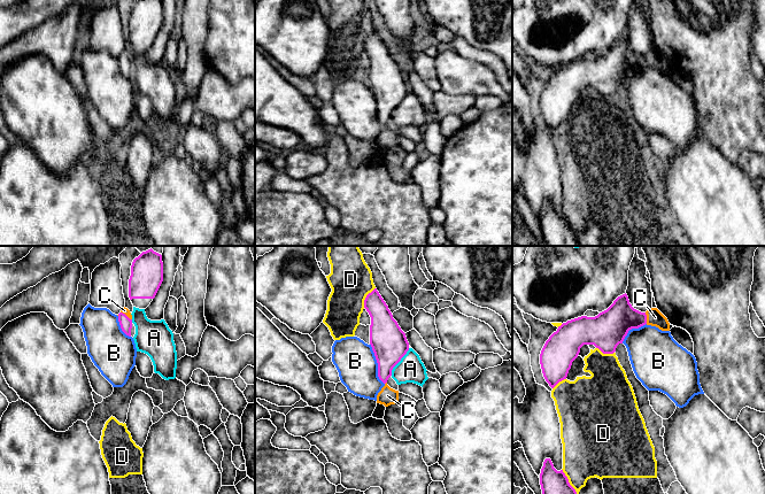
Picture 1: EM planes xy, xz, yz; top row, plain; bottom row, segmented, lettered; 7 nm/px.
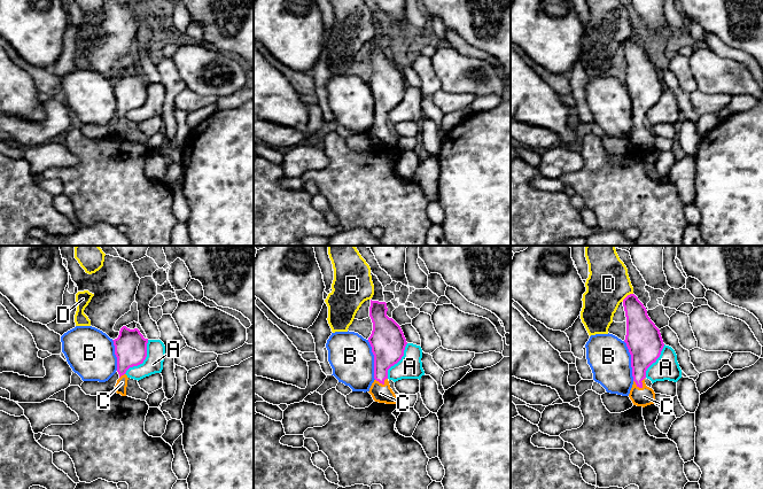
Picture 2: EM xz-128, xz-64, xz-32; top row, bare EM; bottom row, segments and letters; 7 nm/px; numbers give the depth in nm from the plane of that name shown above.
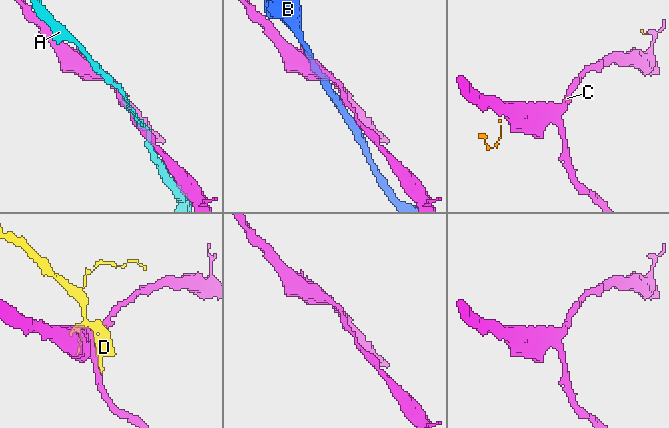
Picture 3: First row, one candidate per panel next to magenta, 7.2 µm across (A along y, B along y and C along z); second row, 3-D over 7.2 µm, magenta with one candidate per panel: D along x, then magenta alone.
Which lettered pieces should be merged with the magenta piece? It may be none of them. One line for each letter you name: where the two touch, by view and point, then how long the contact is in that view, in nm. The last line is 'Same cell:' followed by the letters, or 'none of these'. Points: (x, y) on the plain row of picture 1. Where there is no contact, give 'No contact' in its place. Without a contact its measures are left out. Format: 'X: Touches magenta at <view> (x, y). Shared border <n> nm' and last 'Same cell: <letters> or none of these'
C: Touches magenta at yz (646, 61). Shared border 80 nm
Same cell: C

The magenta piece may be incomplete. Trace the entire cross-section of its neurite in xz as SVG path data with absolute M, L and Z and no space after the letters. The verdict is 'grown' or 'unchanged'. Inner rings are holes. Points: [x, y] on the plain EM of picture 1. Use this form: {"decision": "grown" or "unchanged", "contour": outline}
{"decision": "unchanged", "contour": "M377 31L366 38L364 51L371 60L370 87L378 106L378 119L386 126L393 110L409 93L409 85Z"}

